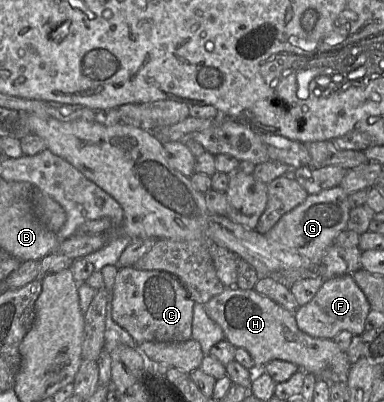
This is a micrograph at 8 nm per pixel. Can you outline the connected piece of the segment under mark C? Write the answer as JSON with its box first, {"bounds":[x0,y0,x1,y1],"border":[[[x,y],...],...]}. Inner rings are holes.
{"bounds":[111,268,195,344],"border":[[[119,268],[112,290],[111,315],[137,344],[191,339],[194,305],[195,302],[179,279],[166,271]]]}

